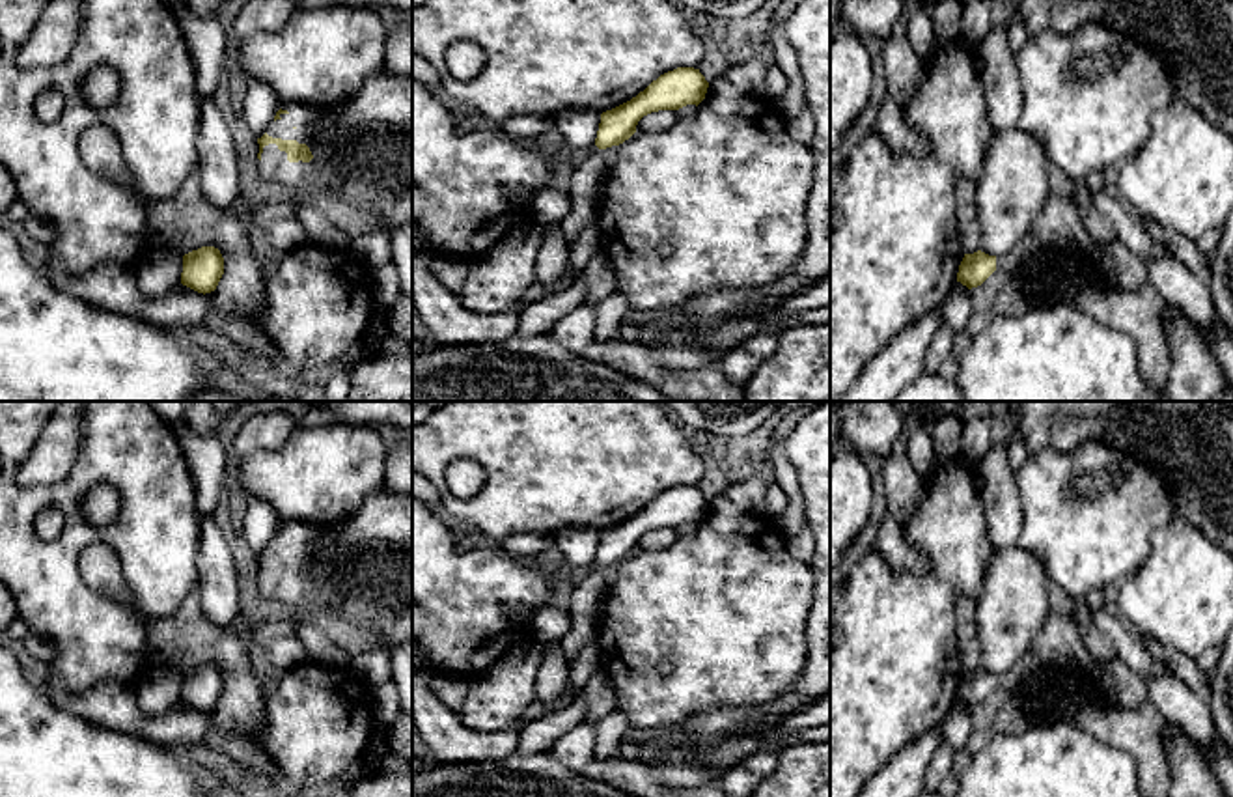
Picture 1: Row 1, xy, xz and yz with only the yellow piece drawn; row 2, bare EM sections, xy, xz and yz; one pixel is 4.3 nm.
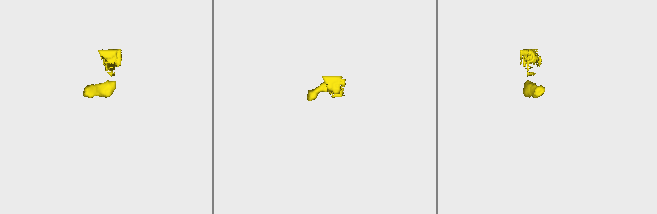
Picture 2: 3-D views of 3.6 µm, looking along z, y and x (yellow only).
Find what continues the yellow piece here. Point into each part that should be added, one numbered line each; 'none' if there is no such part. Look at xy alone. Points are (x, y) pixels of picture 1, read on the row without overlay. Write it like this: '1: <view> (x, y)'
1: xy (362, 568)

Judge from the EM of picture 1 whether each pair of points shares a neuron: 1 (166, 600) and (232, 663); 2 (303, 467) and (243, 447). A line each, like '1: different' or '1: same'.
1: different
2: different

